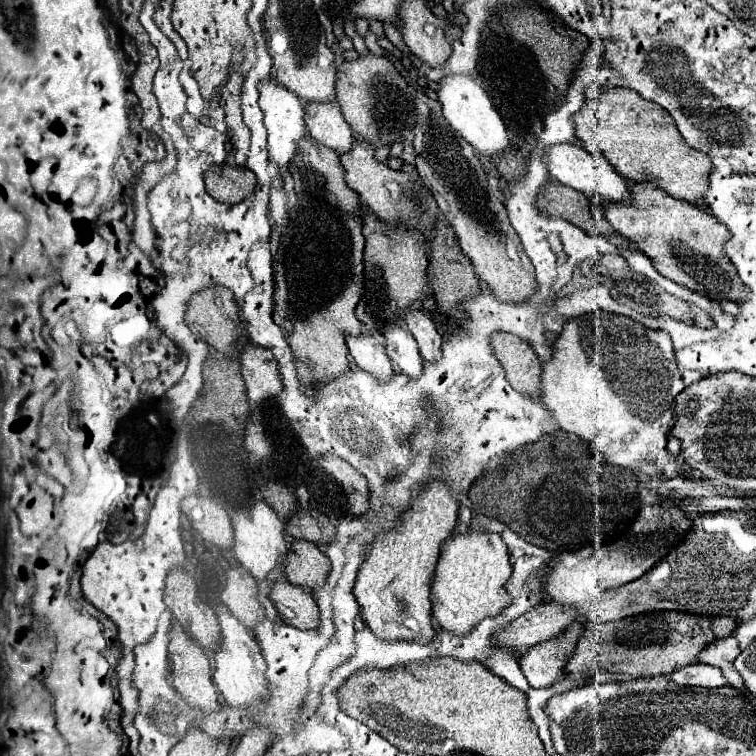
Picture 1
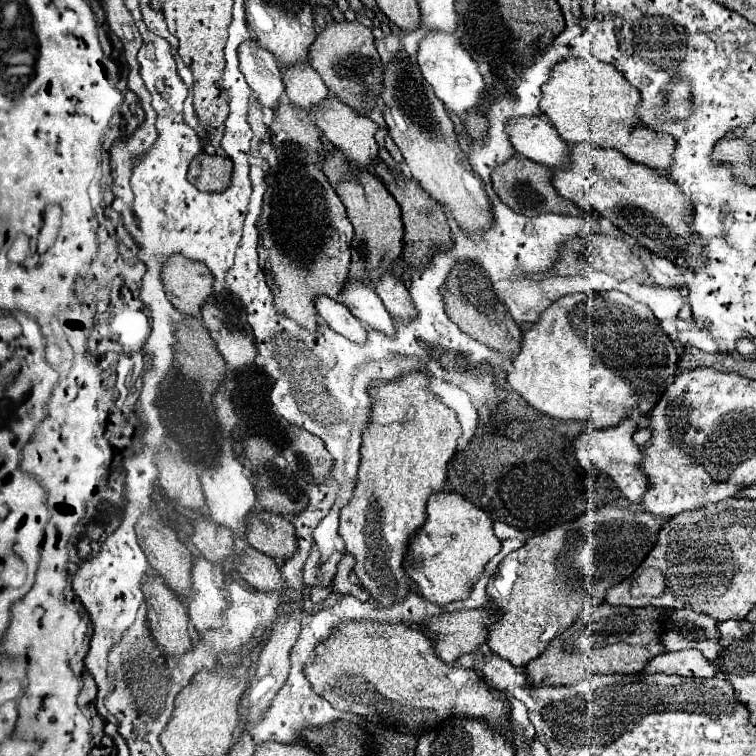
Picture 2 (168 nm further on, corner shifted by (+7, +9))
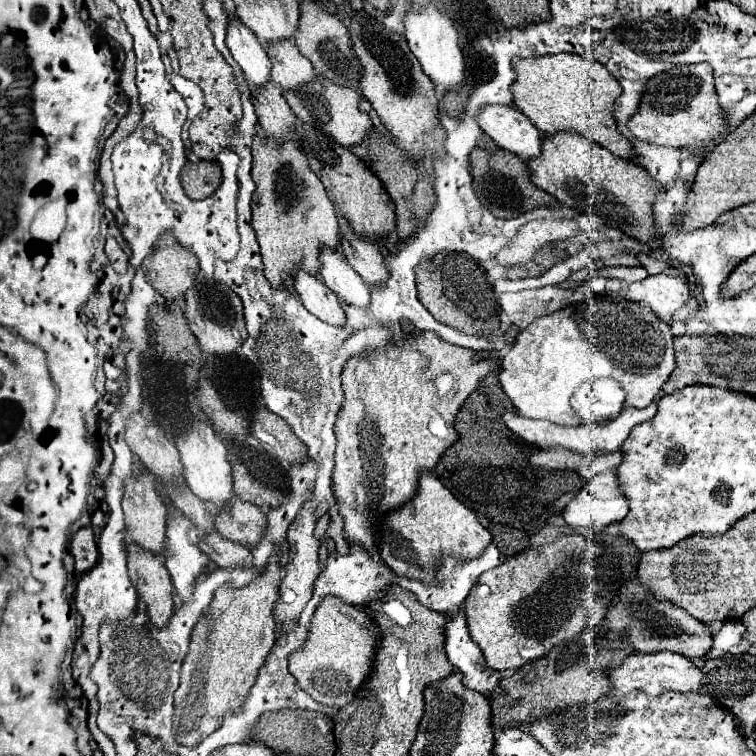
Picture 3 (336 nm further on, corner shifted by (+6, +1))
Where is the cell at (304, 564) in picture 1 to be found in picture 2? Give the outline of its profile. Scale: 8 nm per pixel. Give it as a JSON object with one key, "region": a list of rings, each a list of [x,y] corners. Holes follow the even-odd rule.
{"region":[[[256,510],[252,514],[250,524],[248,524],[246,542],[276,560],[292,558],[298,548],[292,522],[282,516],[264,512],[264,510]]]}

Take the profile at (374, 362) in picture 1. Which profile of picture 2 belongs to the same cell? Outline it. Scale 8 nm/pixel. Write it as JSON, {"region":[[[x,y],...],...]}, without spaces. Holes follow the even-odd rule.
{"region":[[[320,296],[316,300],[316,310],[318,314],[324,318],[324,322],[338,334],[346,336],[348,340],[356,342],[356,344],[364,344],[368,338],[368,332],[362,328],[362,324],[352,316],[352,312],[342,306],[340,302],[328,298],[328,296]]]}

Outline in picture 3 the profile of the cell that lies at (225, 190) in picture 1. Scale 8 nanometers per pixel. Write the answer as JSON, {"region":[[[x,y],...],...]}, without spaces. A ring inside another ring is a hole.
{"region":[[[187,162],[181,170],[181,184],[191,200],[203,200],[221,184],[221,168],[215,162]]]}

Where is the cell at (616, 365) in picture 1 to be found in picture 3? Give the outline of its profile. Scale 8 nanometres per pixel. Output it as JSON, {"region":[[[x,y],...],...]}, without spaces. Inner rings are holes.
{"region":[[[605,294],[533,320],[501,360],[499,382],[521,416],[579,426],[575,410],[589,410],[589,398],[611,398],[611,378],[625,388],[625,406],[649,406],[669,378],[669,358],[675,370],[671,326],[637,302]]]}

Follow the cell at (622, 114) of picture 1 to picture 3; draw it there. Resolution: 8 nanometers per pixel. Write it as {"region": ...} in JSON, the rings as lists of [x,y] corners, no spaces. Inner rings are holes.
{"region":[[[567,52],[525,60],[513,58],[513,68],[517,72],[517,78],[511,86],[513,104],[533,122],[537,130],[545,134],[555,134],[559,130],[573,130],[605,146],[609,152],[631,160],[633,146],[625,136],[619,134],[613,116],[615,98],[621,94],[621,86],[597,62],[595,62],[597,76],[593,76],[593,62],[595,60],[587,60],[583,56]]]}

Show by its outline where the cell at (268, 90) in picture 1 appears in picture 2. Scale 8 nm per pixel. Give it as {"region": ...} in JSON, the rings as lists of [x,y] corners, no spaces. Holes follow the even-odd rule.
{"region":[[[254,40],[240,46],[238,58],[240,72],[252,88],[254,100],[260,102],[268,112],[274,112],[284,98],[284,82],[276,58]]]}

